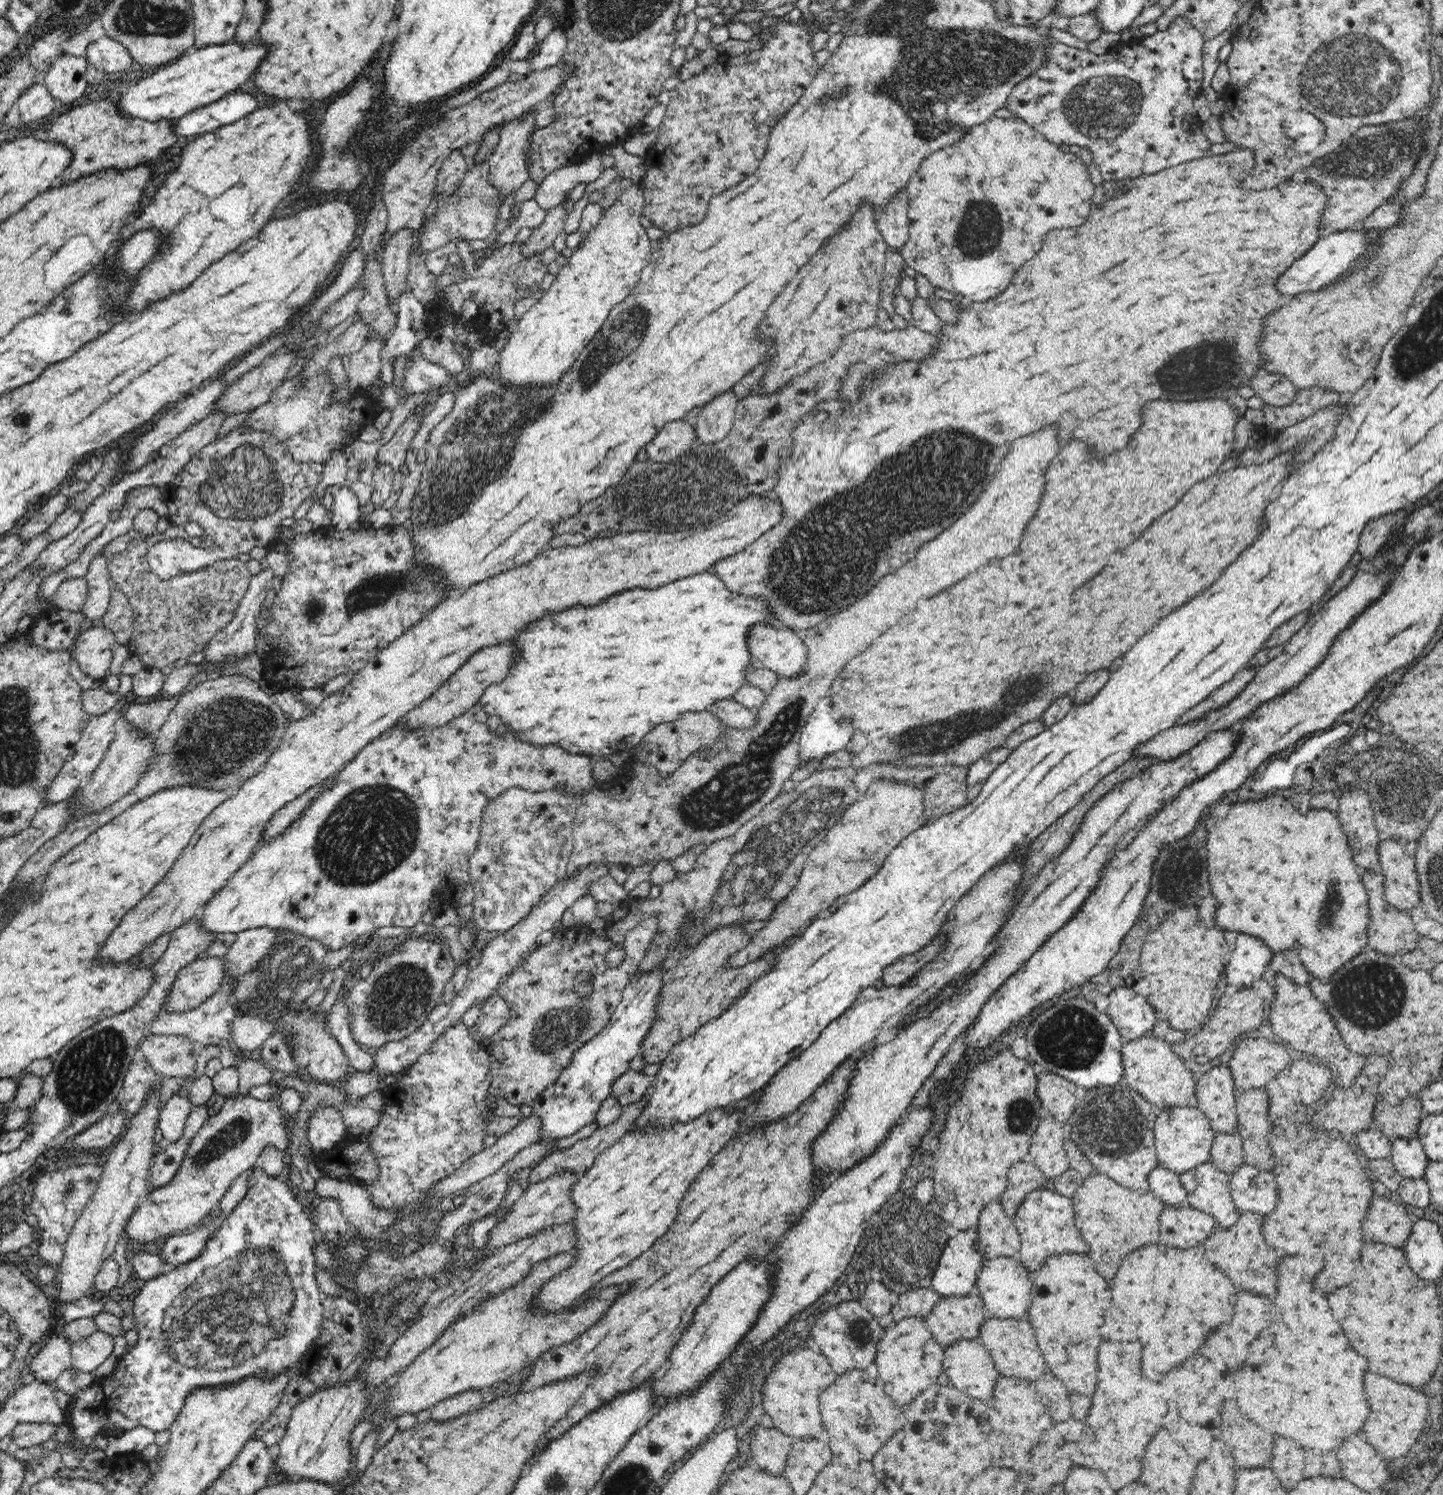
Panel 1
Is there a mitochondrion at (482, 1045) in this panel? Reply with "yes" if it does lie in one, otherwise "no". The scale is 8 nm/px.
no

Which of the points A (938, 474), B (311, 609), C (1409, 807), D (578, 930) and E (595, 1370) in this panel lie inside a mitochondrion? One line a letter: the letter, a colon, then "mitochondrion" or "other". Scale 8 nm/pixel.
A: mitochondrion
B: mitochondrion
C: mitochondrion
D: other
E: other

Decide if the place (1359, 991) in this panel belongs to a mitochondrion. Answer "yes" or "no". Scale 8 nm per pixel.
yes

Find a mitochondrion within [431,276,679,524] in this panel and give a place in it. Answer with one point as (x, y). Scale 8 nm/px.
(628, 329)

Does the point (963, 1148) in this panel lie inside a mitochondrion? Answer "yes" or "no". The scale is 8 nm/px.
no

